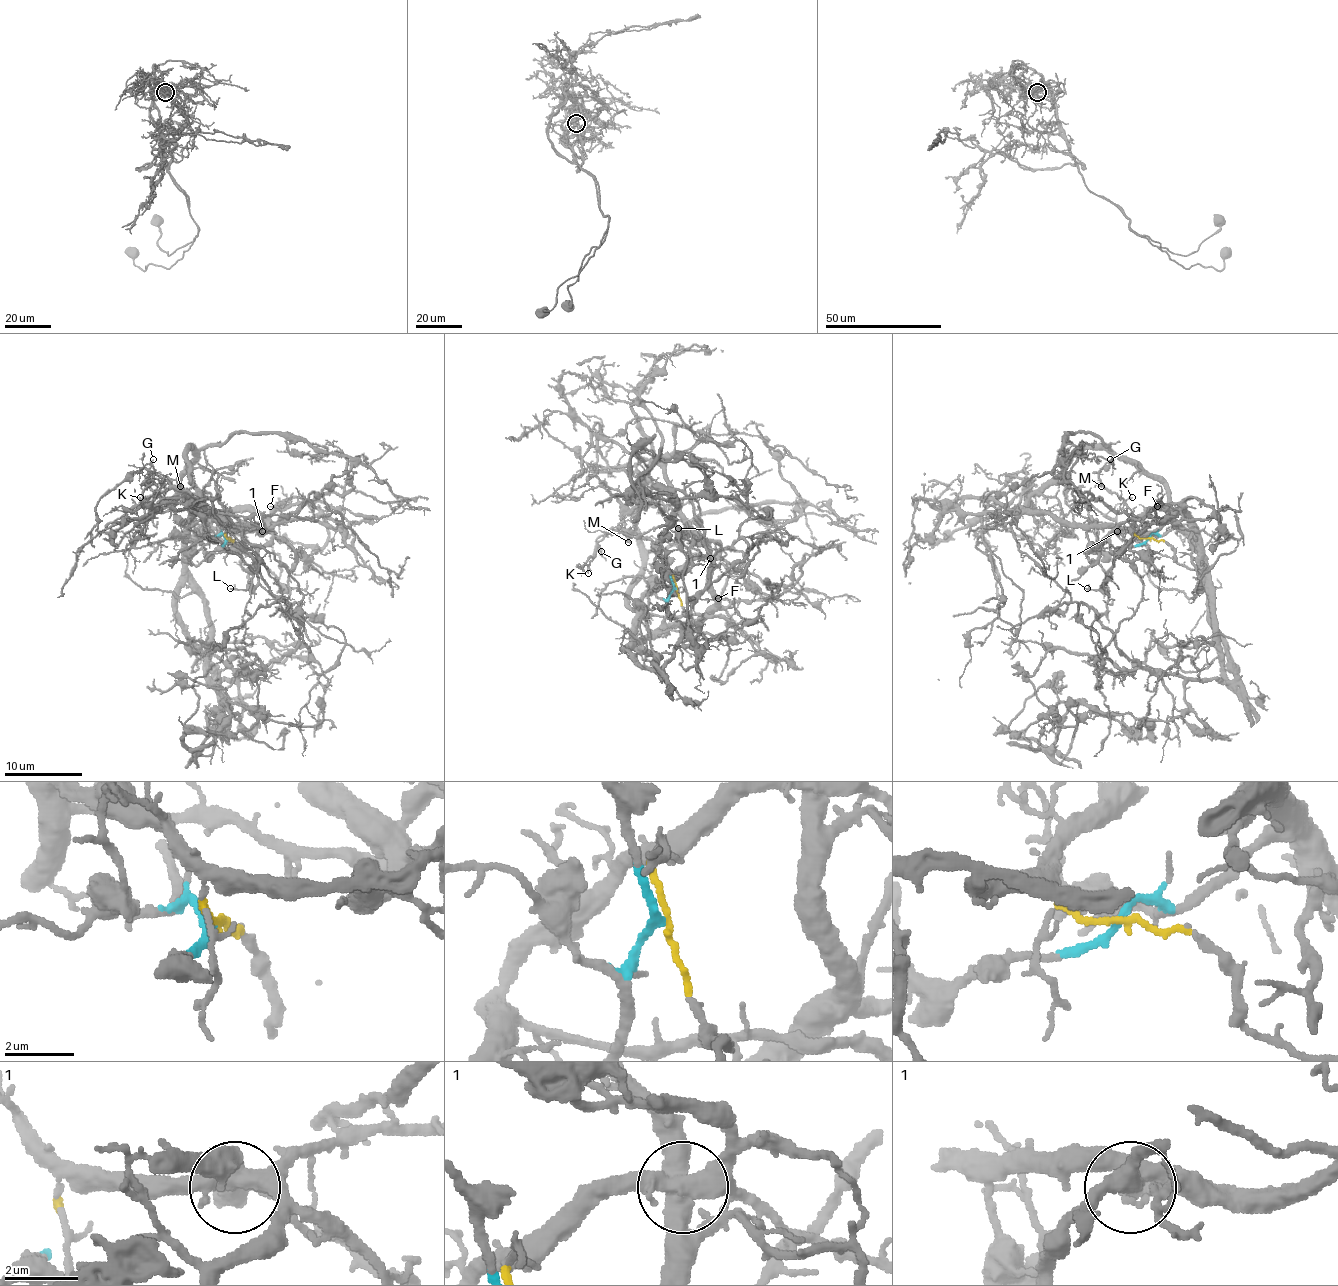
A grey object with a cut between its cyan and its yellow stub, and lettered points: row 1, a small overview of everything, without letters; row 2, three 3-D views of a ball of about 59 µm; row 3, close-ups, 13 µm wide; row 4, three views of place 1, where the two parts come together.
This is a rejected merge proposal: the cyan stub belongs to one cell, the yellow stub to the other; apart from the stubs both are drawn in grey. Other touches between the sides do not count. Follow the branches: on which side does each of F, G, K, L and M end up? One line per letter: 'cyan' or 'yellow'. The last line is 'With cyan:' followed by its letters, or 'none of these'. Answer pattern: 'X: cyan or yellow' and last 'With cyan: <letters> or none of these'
F: cyan
G: cyan
K: cyan
L: yellow
M: cyan
With cyan: F, G, K, M

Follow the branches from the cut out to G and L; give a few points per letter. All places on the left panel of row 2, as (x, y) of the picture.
G: (227, 539), (216, 551), (204, 549), (196, 529), (175, 512), (173, 486), (163, 474), (147, 471), (153, 459)
L: (229, 539), (225, 535), (227, 531), (264, 531), (272, 535), (259, 551), (257, 584), (245, 590), (229, 588)

